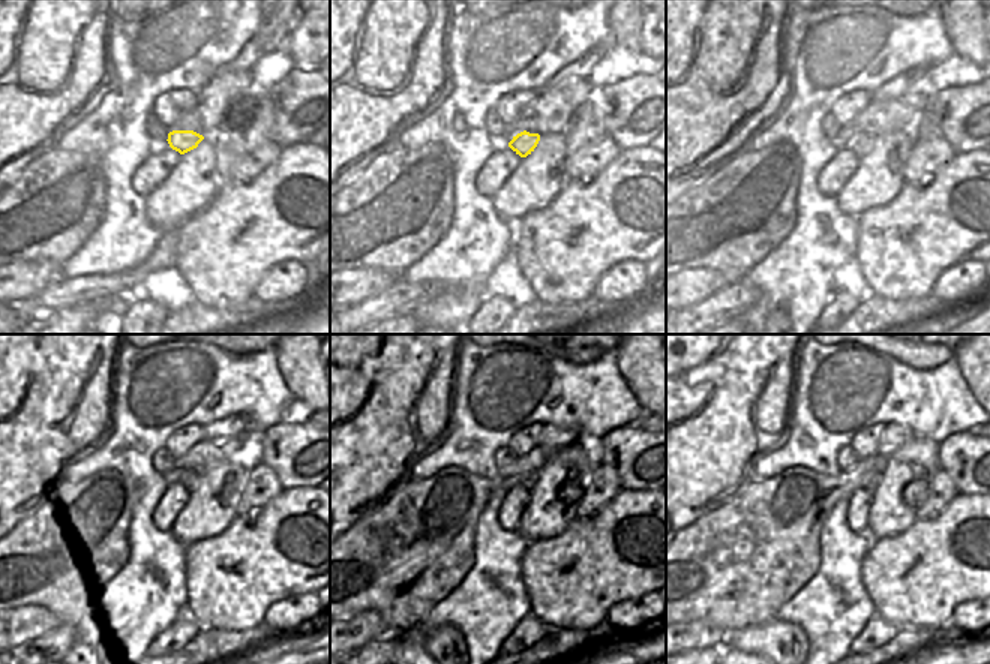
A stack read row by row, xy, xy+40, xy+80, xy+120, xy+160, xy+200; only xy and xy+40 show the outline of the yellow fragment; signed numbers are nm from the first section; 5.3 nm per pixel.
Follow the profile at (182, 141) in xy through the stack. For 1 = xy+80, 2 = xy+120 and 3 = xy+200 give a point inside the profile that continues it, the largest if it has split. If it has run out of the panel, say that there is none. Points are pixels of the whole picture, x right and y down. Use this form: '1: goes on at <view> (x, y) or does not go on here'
1: goes on at xy+80 (861, 144)
2: goes on at xy+120 (191, 480)
3: goes on at xy+200 (873, 478)

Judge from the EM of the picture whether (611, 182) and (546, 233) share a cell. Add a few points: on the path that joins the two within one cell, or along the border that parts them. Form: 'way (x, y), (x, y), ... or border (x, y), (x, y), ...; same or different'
way (594, 198), (563, 230); same

